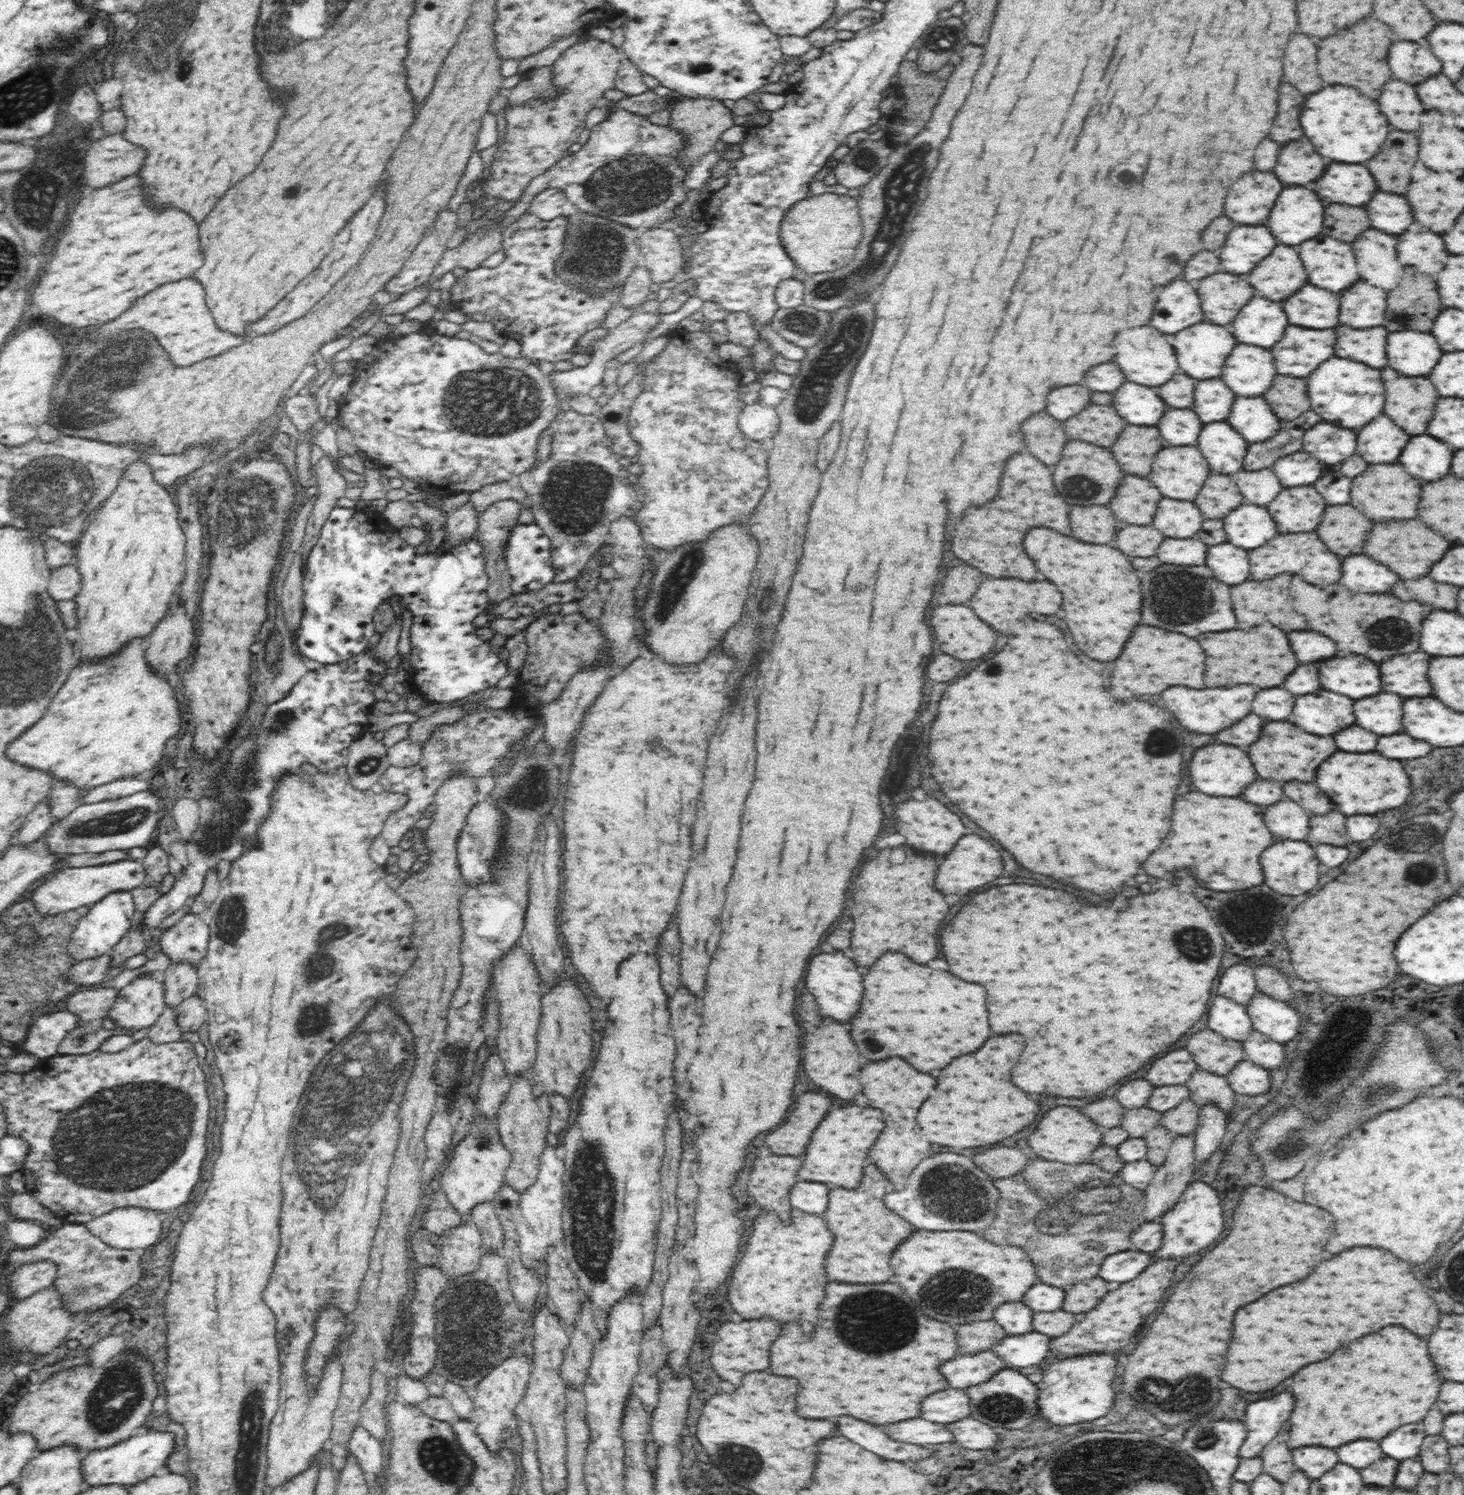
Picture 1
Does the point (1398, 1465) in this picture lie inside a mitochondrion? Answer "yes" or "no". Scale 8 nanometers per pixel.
no

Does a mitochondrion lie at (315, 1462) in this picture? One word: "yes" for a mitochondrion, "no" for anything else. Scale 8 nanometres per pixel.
no

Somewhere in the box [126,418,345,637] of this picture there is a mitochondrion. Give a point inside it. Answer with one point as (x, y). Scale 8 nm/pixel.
(232, 527)

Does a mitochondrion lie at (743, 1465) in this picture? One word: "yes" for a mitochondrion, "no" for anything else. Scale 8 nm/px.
yes

